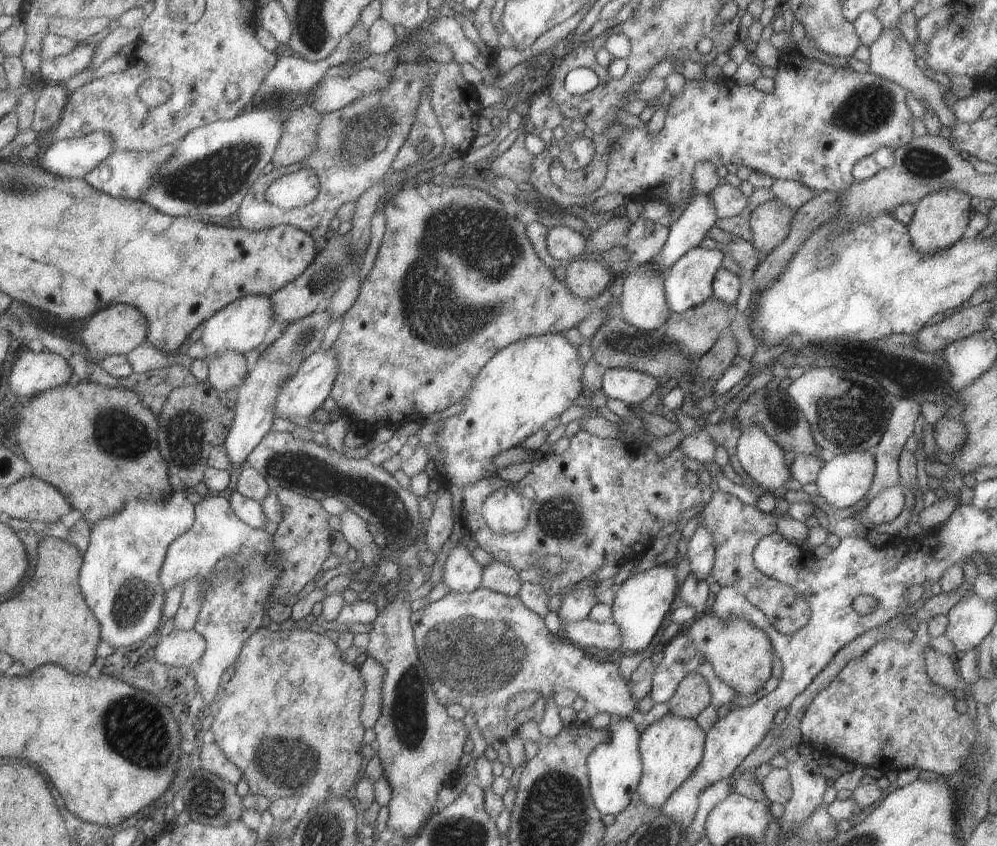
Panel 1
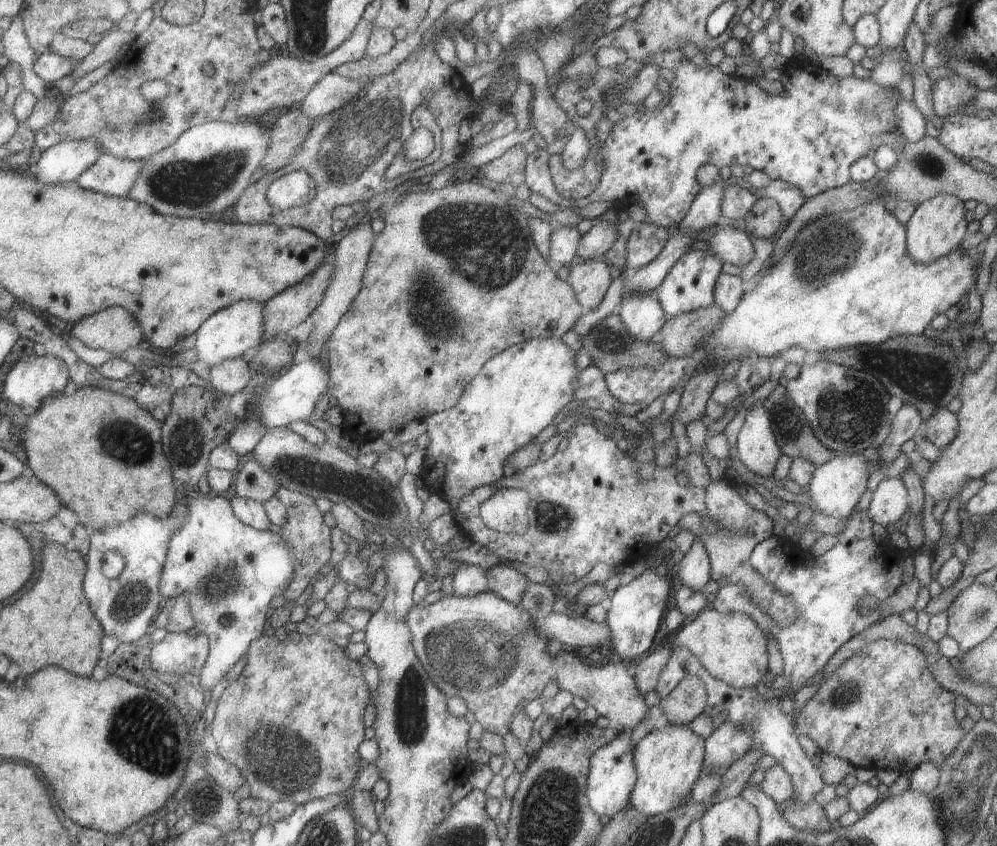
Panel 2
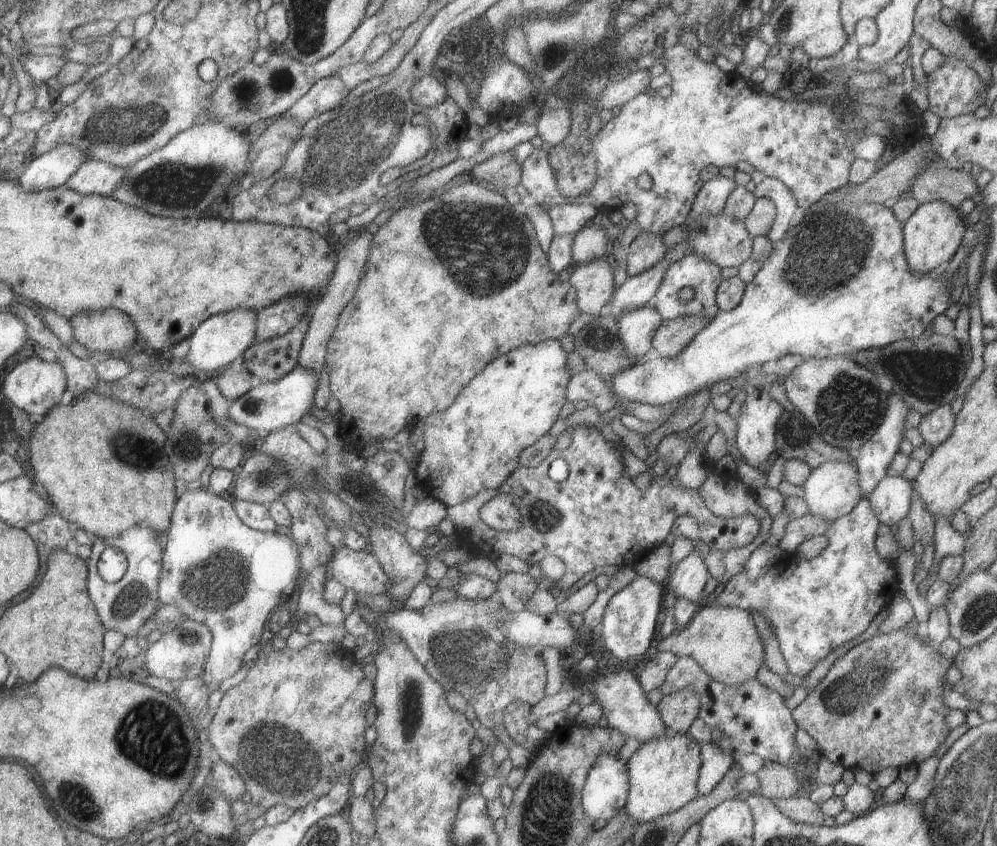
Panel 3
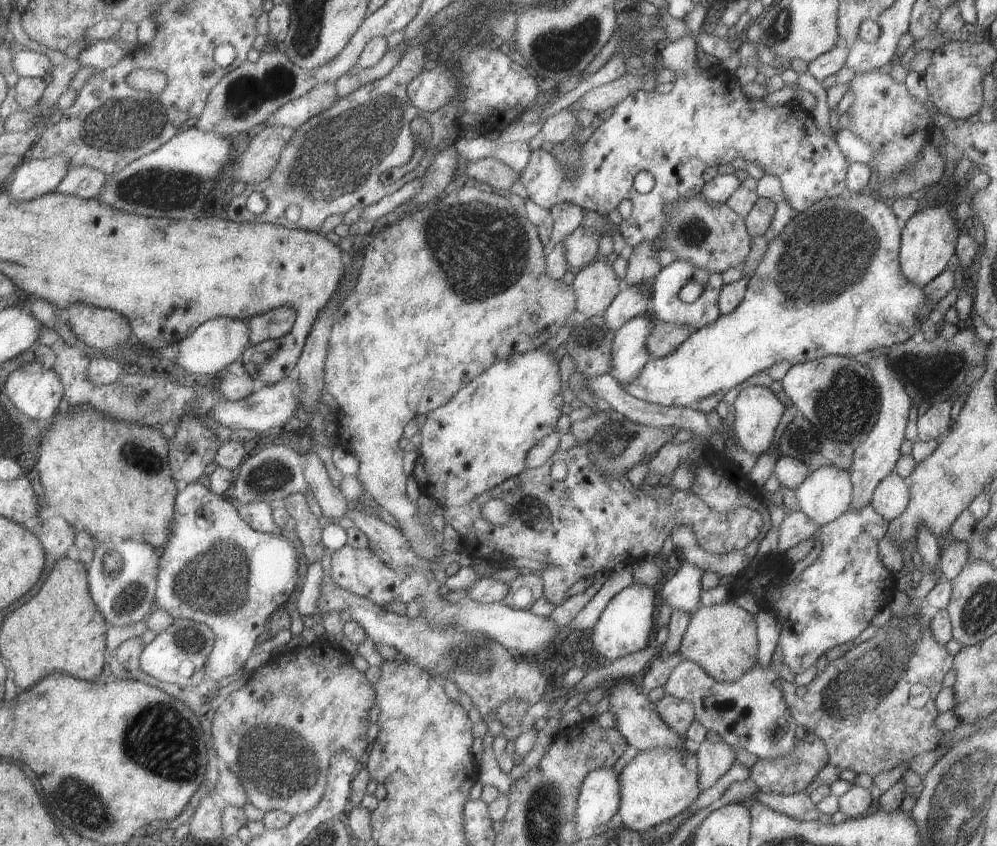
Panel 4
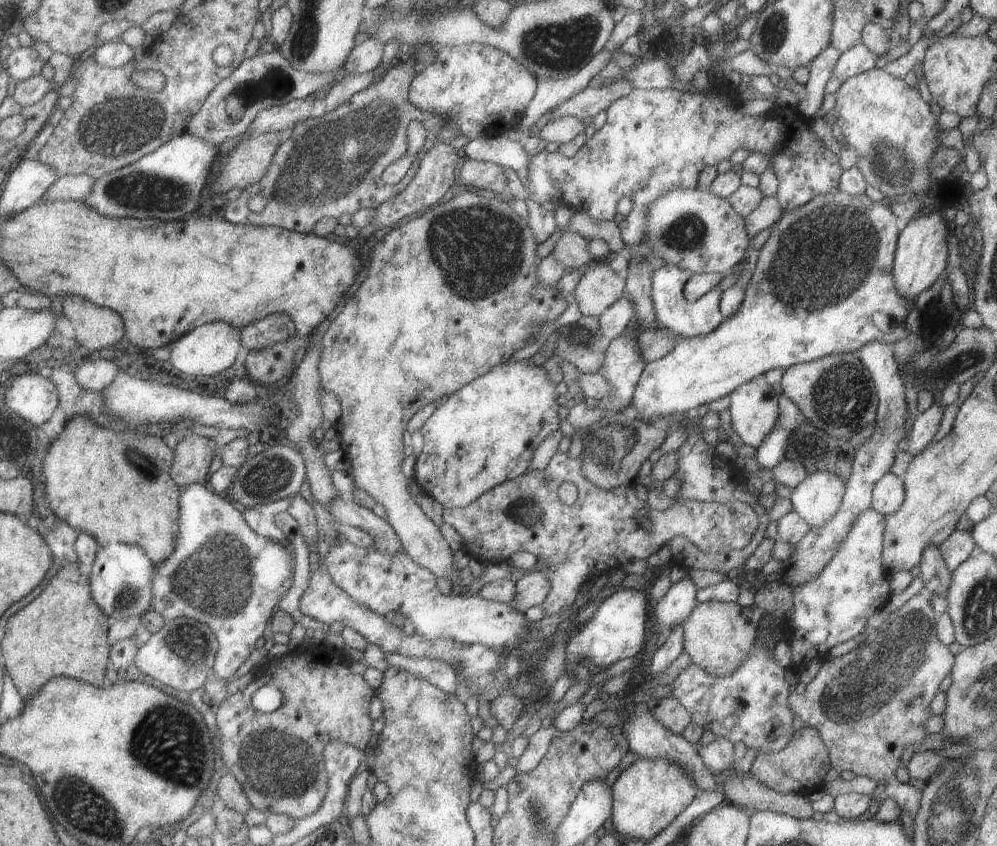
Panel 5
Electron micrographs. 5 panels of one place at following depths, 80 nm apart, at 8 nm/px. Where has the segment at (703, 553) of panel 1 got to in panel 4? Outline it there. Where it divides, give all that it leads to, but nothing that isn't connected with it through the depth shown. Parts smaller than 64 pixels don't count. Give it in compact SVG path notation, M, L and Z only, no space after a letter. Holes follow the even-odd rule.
M681 561L674 574L662 584L658 601L665 601L671 609L681 609L691 614L702 604L701 577L704 571L687 561Z

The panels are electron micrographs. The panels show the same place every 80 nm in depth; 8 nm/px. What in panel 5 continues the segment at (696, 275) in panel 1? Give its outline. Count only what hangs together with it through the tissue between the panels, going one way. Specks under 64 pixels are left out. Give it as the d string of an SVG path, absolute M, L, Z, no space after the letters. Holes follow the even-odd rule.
M664 265L653 271L652 282L652 305L657 323L672 330L681 338L688 338L710 333L724 319L721 316L718 302L721 296L721 288L715 285L705 292L694 302L686 301L682 290L685 281L691 277L688 270L680 269L675 265Z

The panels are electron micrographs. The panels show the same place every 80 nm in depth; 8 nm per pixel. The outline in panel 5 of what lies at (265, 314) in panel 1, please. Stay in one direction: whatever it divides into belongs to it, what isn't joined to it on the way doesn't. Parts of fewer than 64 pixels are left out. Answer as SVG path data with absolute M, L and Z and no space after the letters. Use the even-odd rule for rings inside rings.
M215 321L198 326L170 343L168 347L171 352L168 360L180 373L192 377L212 377L233 364L241 346L240 328L232 327L223 321Z

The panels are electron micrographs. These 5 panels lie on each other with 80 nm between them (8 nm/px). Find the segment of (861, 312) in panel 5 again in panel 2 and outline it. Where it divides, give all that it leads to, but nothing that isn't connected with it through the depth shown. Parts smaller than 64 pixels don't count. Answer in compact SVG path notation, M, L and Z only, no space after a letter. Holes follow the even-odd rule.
M871 201L870 203L863 203L859 206L856 206L852 209L835 211L829 213L827 216L819 217L814 221L811 221L809 224L806 224L795 237L791 248L787 250L784 256L779 259L774 265L765 266L761 269L758 276L759 280L755 288L751 291L745 292L742 294L739 304L730 312L726 313L724 316L723 322L710 334L710 337L706 340L705 343L702 342L702 346L699 349L695 349L687 357L669 357L665 359L656 369L651 367L637 367L634 369L622 368L616 371L611 371L610 373L604 374L604 381L606 382L606 387L608 393L611 396L617 398L620 403L631 403L637 404L643 402L643 404L649 405L650 402L653 402L661 394L666 392L671 392L675 388L677 383L681 381L683 376L690 376L692 370L695 370L695 367L699 363L714 363L717 361L723 368L727 361L731 360L741 360L742 356L745 354L750 354L754 357L768 357L774 354L780 354L783 350L789 348L790 346L798 346L806 354L808 359L810 357L815 357L817 354L821 354L823 351L830 351L833 349L840 349L844 346L853 346L853 345L868 345L868 344L877 344L899 335L921 335L925 327L928 326L929 321L938 314L944 313L949 306L957 304L959 298L964 294L967 296L967 292L977 278L977 268L980 265L981 259L975 259L972 257L972 250L964 251L961 248L957 247L956 249L950 250L947 254L936 258L935 260L920 263L915 259L912 259L909 256L909 253L906 249L906 225L902 225L897 217L893 213L887 212L883 205L880 205L877 202Z

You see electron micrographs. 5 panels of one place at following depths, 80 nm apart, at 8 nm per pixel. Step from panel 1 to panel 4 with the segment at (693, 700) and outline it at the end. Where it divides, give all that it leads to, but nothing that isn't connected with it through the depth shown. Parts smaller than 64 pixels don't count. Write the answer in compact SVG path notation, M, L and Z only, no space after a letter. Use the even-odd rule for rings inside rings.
M664 694L661 699L655 702L655 706L655 710L663 722L685 739L684 732L694 721L693 705L690 702L675 698L673 695Z

